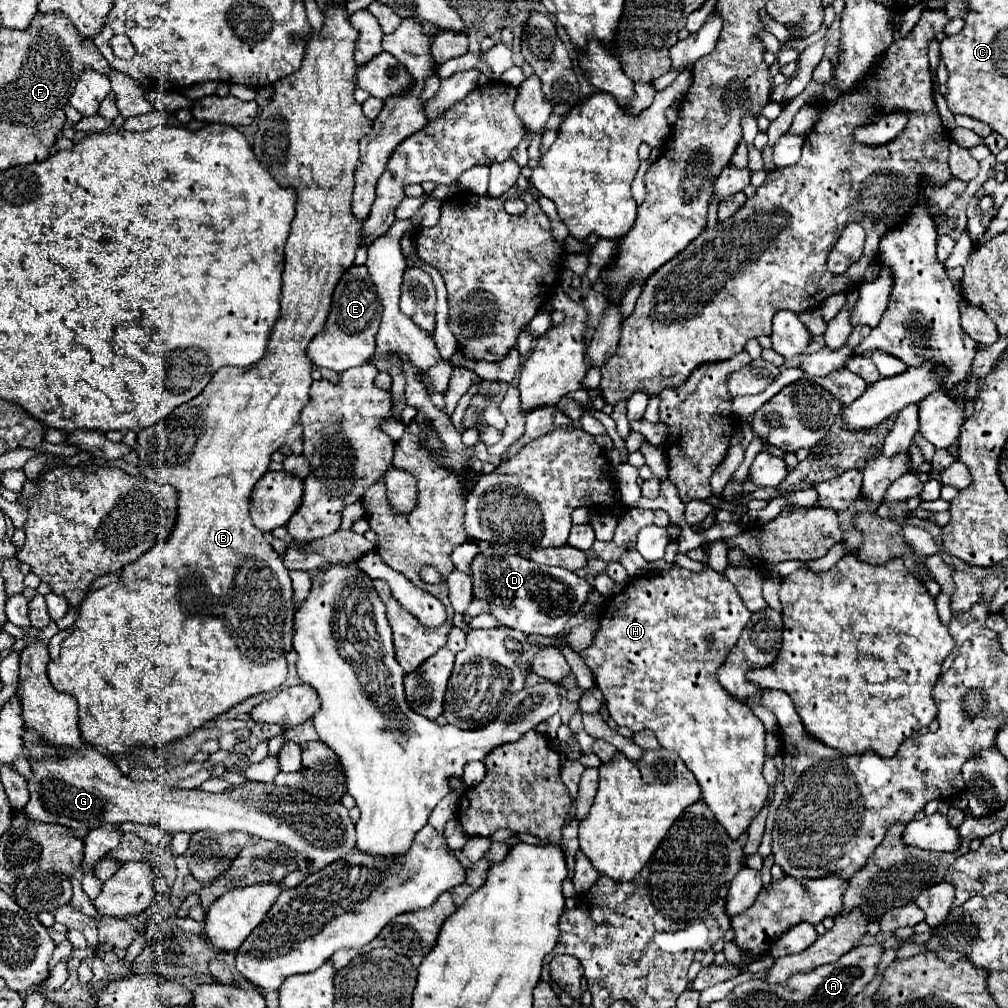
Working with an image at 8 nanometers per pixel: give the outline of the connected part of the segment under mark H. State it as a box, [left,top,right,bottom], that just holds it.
[580,565,770,839]

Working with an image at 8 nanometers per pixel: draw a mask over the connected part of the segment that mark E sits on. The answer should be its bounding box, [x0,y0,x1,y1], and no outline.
[306,267,380,373]

